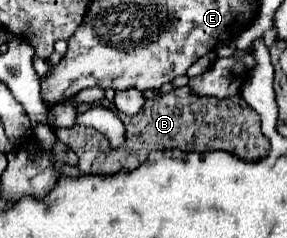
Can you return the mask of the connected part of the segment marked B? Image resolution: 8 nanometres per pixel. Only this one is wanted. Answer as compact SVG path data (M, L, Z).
M188 86L170 90L168 94L160 96L158 100L146 100L142 110L134 116L118 116L124 126L126 126L126 140L122 146L112 148L104 134L100 134L94 128L88 126L72 126L72 128L58 128L56 138L64 142L72 152L78 156L78 170L82 174L116 174L120 170L136 170L152 150L172 150L178 148L182 152L214 152L214 150L224 150L230 152L242 160L260 160L268 154L270 142L264 138L260 132L260 118L258 114L246 104L242 96L230 96L230 98L210 98L210 96L194 96L190 94Z

